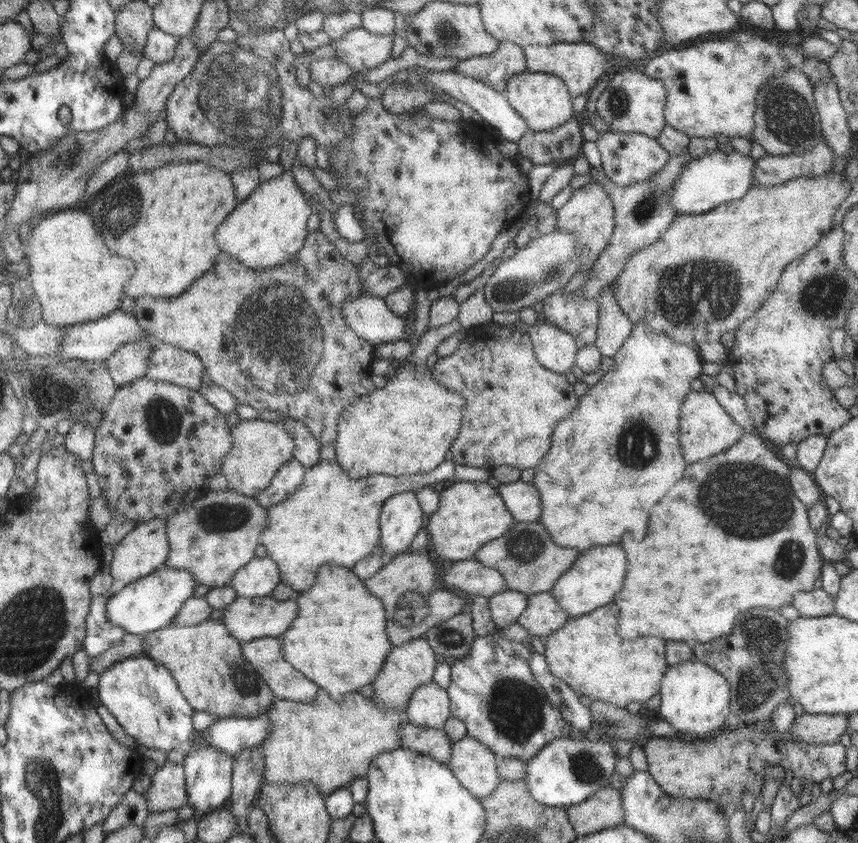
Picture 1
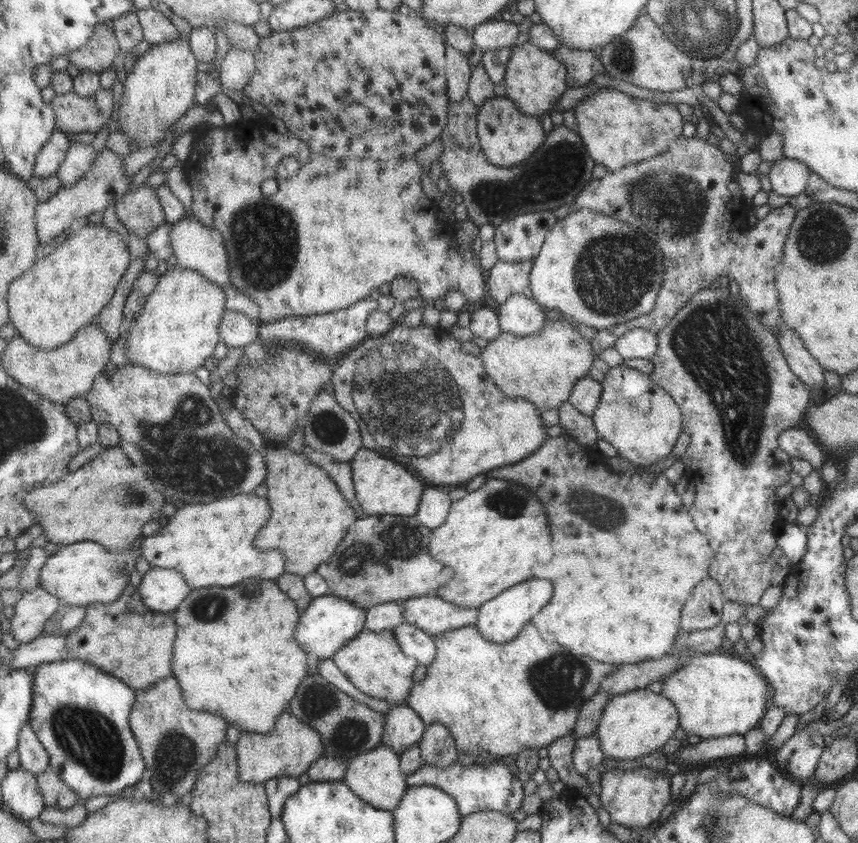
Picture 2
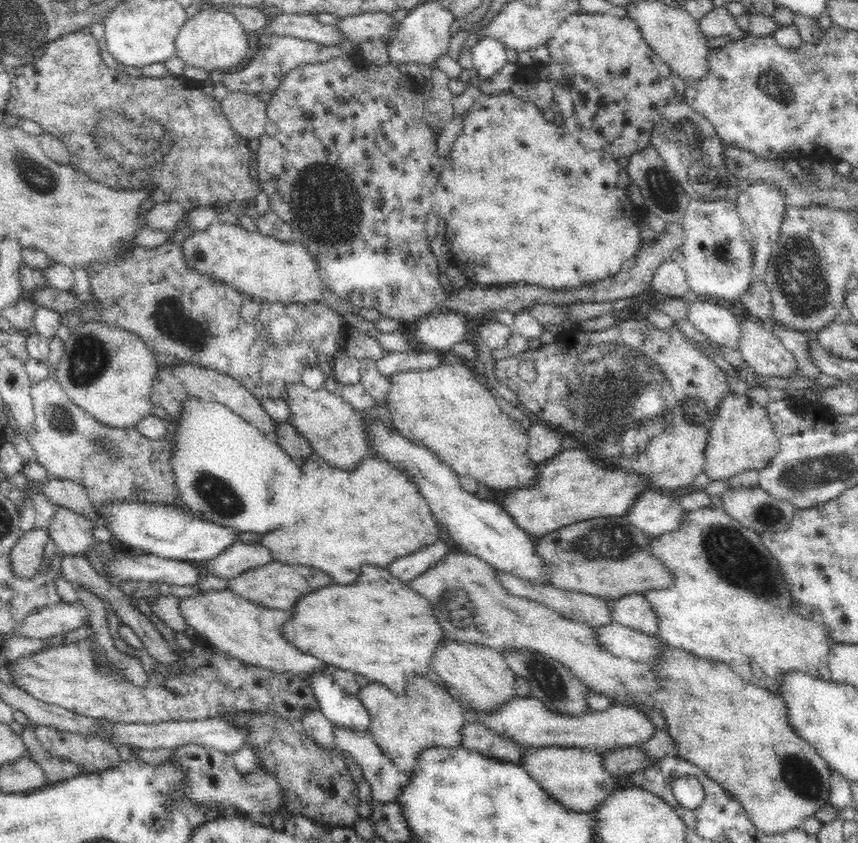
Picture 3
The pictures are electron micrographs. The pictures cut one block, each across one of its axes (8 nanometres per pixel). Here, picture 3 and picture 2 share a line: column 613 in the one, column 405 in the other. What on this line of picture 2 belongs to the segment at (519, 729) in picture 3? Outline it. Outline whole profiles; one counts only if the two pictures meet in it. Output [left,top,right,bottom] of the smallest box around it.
[381,704,428,755]

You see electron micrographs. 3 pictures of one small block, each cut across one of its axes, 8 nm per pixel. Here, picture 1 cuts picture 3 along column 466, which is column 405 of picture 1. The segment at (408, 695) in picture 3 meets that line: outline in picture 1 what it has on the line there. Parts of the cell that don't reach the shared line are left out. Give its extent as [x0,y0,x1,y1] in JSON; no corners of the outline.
[259,689,407,796]

